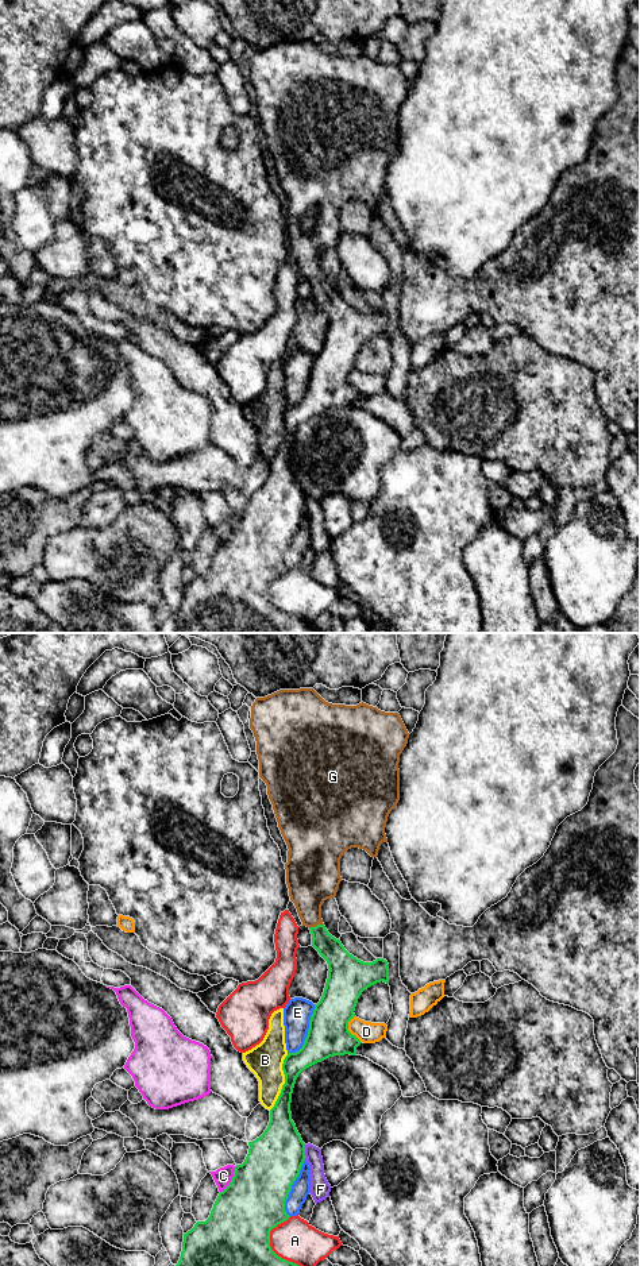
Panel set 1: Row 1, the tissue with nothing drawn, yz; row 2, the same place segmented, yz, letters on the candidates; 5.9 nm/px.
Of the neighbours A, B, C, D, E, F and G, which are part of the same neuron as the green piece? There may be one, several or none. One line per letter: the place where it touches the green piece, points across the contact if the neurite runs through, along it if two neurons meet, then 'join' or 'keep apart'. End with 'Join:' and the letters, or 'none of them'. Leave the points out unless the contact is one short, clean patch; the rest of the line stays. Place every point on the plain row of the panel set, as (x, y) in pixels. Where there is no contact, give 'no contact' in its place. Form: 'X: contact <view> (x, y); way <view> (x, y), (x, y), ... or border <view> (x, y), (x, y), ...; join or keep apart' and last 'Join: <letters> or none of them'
A: contact yz (272, 602); keep apart
B: contact yz (285, 435); border yz (288, 406), (282, 415), (284, 436), (281, 444), (269, 462); keep apart
C: contact yz (232, 532); keep apart
D: contact yz (347, 381); keep apart
E: contact yz (308, 385); keep apart
F: contact yz (304, 505); keep apart
G: contact yz (317, 277); way yz (339, 312), (322, 292), (317, 277), (309, 265), (309, 236); join
Join: G

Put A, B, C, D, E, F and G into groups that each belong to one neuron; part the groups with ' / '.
A / B / C / D / E / F / G

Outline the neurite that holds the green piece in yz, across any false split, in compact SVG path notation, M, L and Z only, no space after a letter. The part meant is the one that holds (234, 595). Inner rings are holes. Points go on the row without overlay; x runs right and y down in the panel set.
M313 40L279 42L265 50L257 50L251 58L250 81L257 93L259 130L267 138L267 147L288 197L286 236L290 252L294 255L302 278L312 286L312 298L328 316L328 331L323 348L315 356L309 382L302 400L289 405L282 416L285 436L270 462L270 474L265 485L248 494L248 506L242 517L236 517L232 533L219 545L209 570L197 574L184 586L182 603L177 621L177 633L320 633L297 615L278 609L270 599L270 583L290 568L285 553L293 534L305 513L305 495L292 472L292 445L298 426L306 420L334 408L355 408L362 395L348 383L348 374L359 348L377 336L389 336L389 316L383 310L363 314L350 306L340 292L332 289L321 271L321 258L335 250L340 229L340 211L351 200L378 208L382 194L388 194L385 180L390 163L400 153L400 107L408 96L409 85L398 65L385 65L366 55L356 58L332 57L325 54Z

